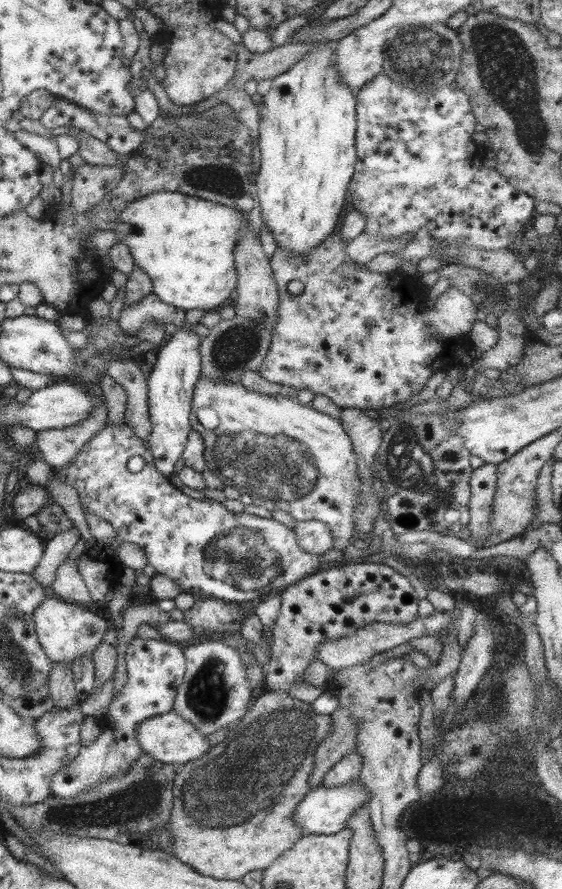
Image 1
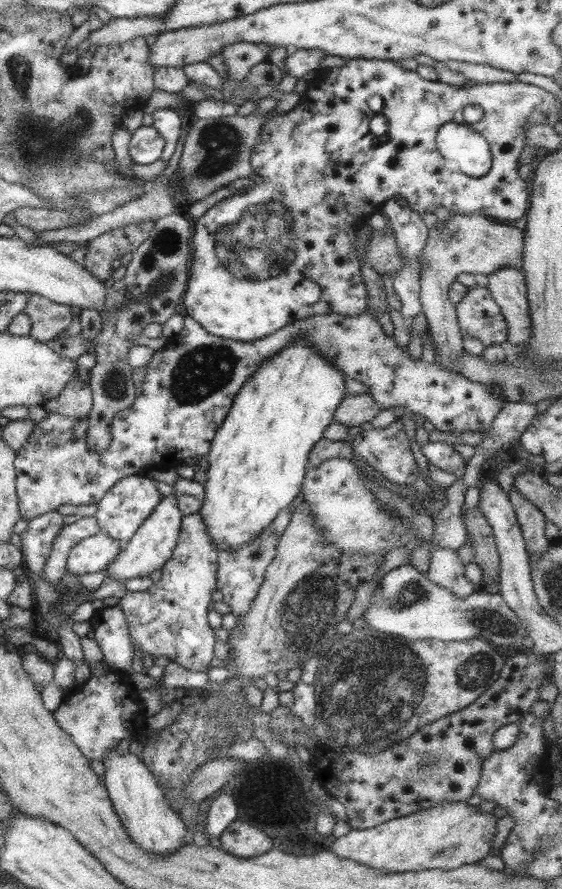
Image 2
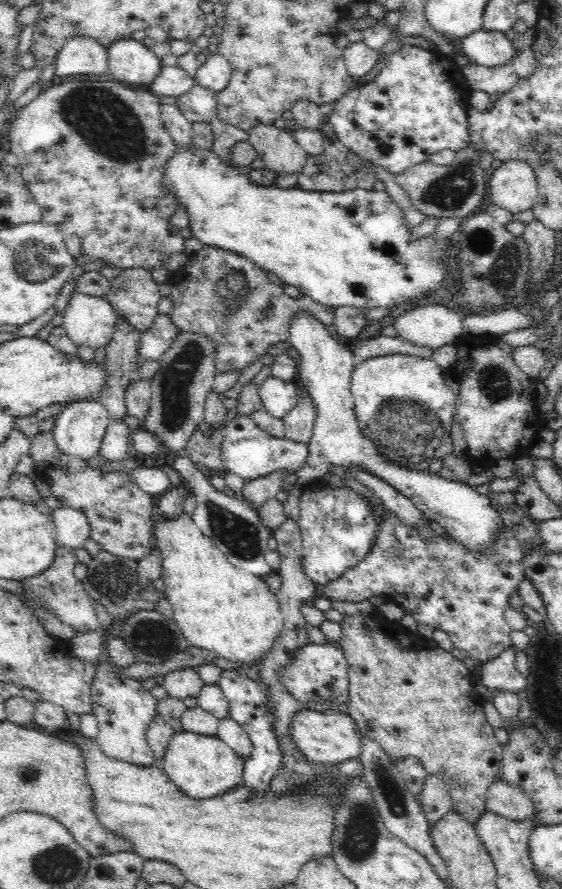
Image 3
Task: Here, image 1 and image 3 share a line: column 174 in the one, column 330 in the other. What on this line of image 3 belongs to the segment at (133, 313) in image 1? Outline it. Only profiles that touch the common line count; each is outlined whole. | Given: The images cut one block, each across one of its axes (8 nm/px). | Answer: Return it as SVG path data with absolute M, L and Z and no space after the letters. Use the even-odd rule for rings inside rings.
M204 245L198 252L188 257L188 261L179 270L173 272L168 280L171 288L171 309L166 317L176 327L176 338L182 333L198 333L214 343L214 369L217 373L244 370L255 360L268 352L267 348L275 342L285 342L288 338L290 318L296 310L307 310L322 324L333 324L334 309L315 303L310 297L292 298L280 285L268 281L265 272L254 265L249 258L214 246Z

